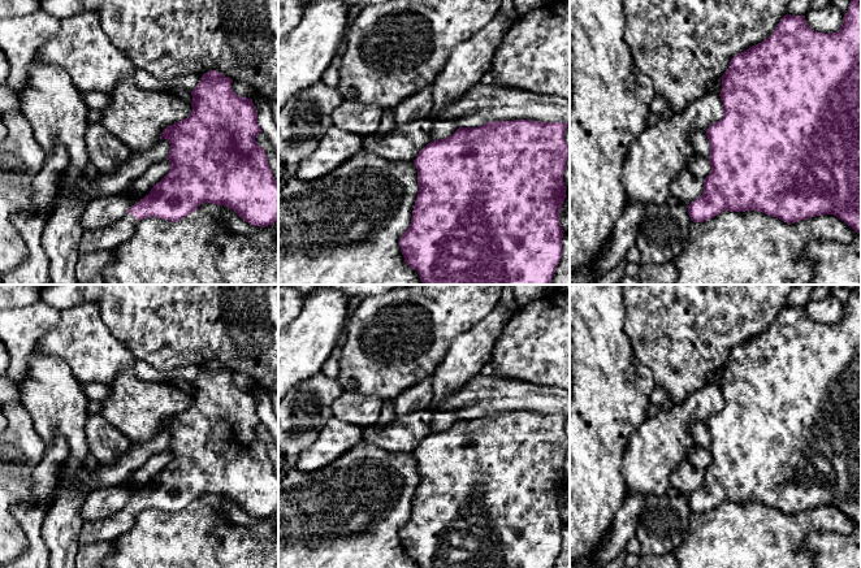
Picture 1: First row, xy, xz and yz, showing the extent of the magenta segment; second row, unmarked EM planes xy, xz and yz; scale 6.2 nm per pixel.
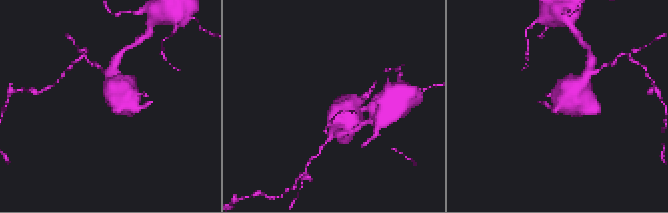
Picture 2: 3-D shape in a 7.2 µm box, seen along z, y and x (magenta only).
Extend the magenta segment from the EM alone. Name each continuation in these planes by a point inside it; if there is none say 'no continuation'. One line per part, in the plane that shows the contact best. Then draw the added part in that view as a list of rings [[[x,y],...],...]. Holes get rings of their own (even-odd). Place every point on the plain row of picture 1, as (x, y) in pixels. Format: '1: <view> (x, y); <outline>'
1: xy (111, 528); [[[126,504],[113,516],[86,521],[81,532],[81,546],[103,539],[117,539],[131,529],[138,513],[139,511],[135,510],[134,506]]]

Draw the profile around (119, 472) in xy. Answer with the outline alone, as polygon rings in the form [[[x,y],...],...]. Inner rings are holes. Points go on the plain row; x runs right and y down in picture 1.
[[[160,430],[151,441],[142,445],[131,445],[129,450],[111,464],[100,464],[95,472],[85,471],[78,477],[78,489],[86,497],[96,490],[125,484],[146,461],[169,446],[168,430]]]

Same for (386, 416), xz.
[[[393,399],[384,400],[380,419],[375,426],[384,426],[391,422],[394,417]]]

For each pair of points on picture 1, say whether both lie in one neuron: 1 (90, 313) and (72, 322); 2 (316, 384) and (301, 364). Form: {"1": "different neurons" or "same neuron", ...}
{"1": "same neuron", "2": "different neurons"}

